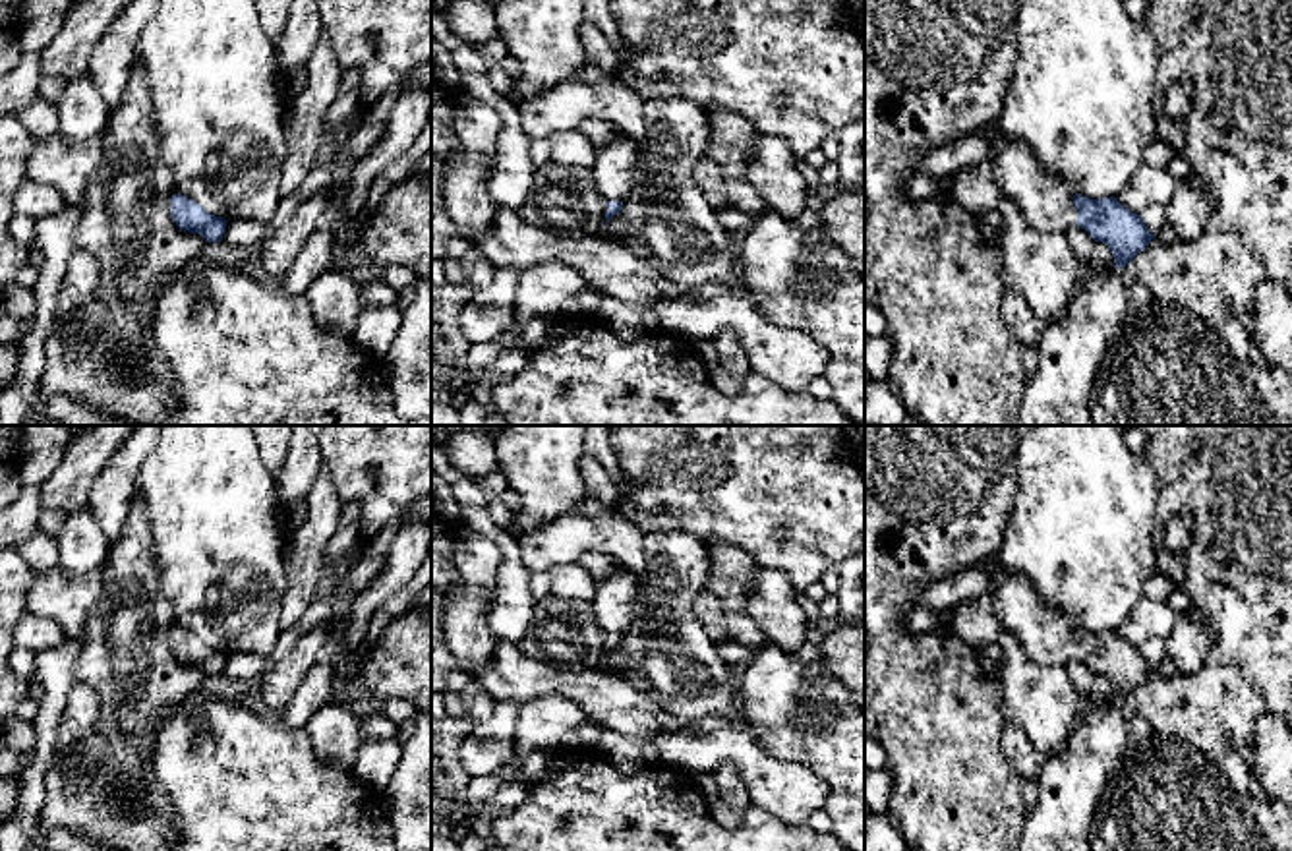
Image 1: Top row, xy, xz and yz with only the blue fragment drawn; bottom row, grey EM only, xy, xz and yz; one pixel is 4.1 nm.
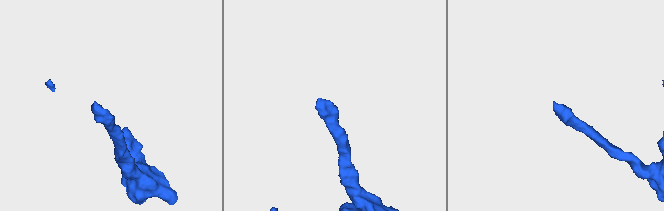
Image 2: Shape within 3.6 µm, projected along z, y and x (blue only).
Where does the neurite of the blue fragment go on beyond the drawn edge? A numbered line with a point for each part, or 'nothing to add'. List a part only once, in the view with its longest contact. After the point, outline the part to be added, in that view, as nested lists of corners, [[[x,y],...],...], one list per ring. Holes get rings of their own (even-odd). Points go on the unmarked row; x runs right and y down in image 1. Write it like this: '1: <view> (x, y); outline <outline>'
1: yz (1045, 635); outline [[[994,555],[975,565],[986,572],[984,596],[994,602],[1004,629],[1017,636],[1031,660],[1064,667],[1075,658],[1075,623],[1070,615],[1054,611],[1031,580],[1000,571]]]

